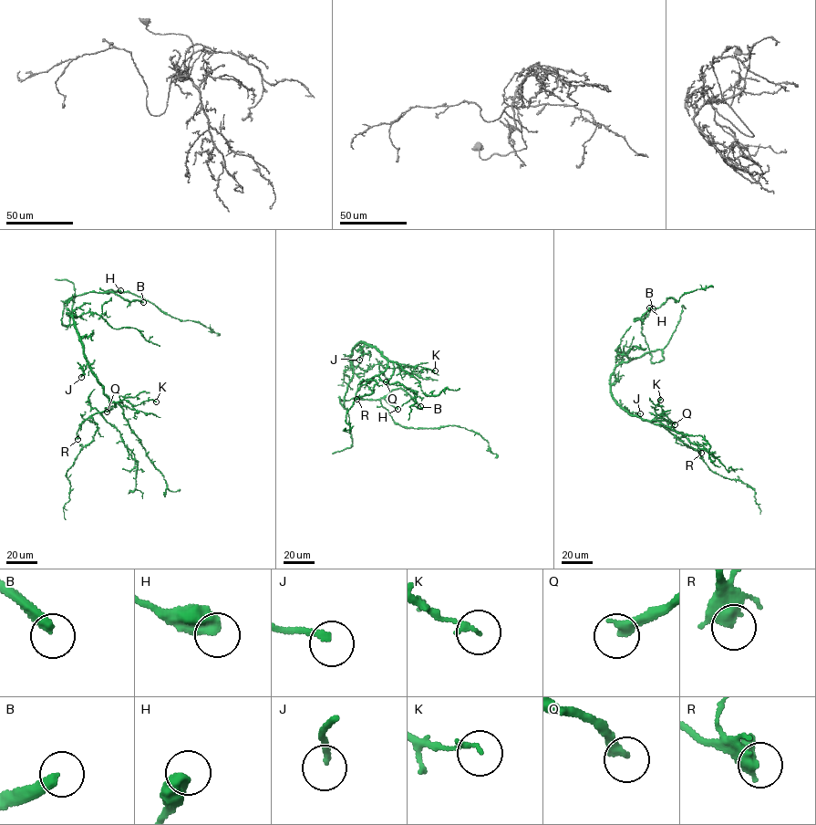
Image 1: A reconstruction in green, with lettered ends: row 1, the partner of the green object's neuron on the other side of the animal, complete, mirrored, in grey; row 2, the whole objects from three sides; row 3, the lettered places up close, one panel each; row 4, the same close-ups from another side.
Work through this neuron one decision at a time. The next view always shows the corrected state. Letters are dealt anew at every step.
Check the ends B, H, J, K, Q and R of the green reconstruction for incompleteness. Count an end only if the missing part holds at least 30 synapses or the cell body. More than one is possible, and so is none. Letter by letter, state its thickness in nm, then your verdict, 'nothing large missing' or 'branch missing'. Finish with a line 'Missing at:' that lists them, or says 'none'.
B: 360 nm | branch missing
H: 600 nm | nothing large missing
J: 190 nm | nothing large missing
K: 120 nm | nothing large missing
Q: 320 nm | branch missing
R: 360 nm | nothing large missing
Missing at: B, Q

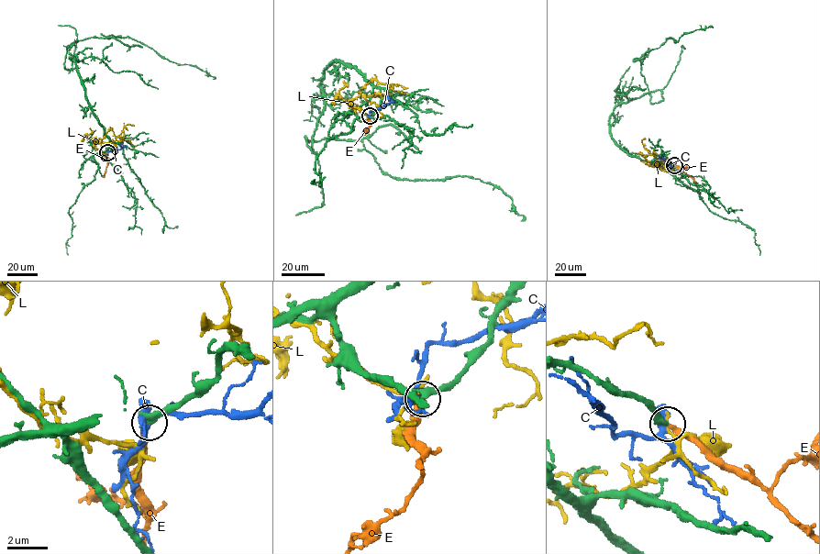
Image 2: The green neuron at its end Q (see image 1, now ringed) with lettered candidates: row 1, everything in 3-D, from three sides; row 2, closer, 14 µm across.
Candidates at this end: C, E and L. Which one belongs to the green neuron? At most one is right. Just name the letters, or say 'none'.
E

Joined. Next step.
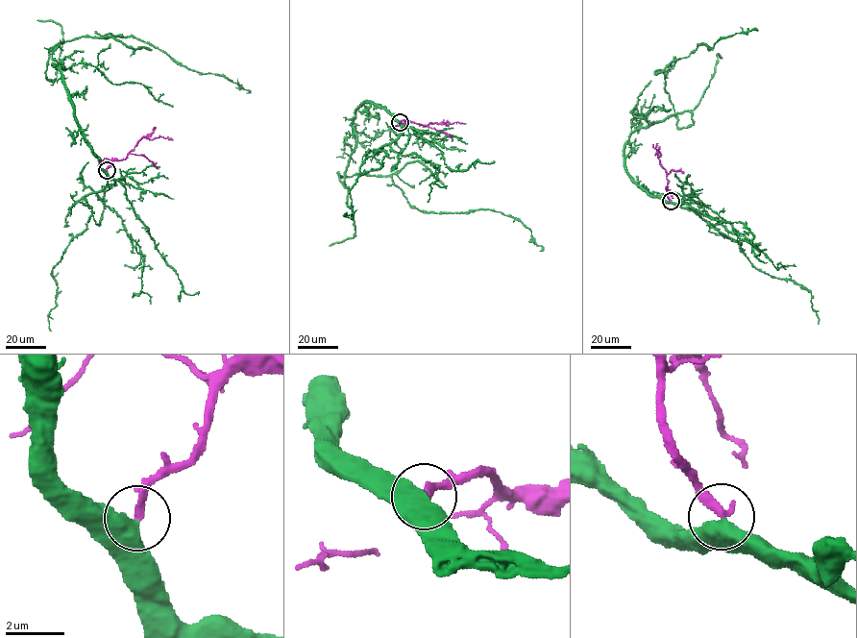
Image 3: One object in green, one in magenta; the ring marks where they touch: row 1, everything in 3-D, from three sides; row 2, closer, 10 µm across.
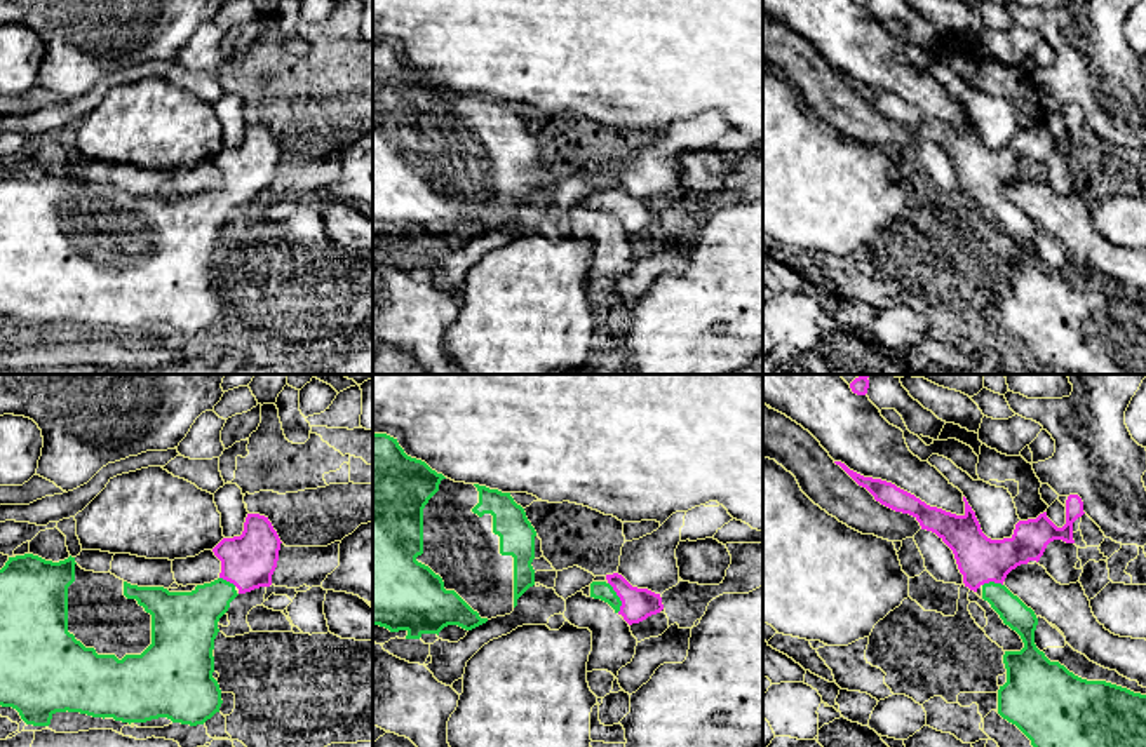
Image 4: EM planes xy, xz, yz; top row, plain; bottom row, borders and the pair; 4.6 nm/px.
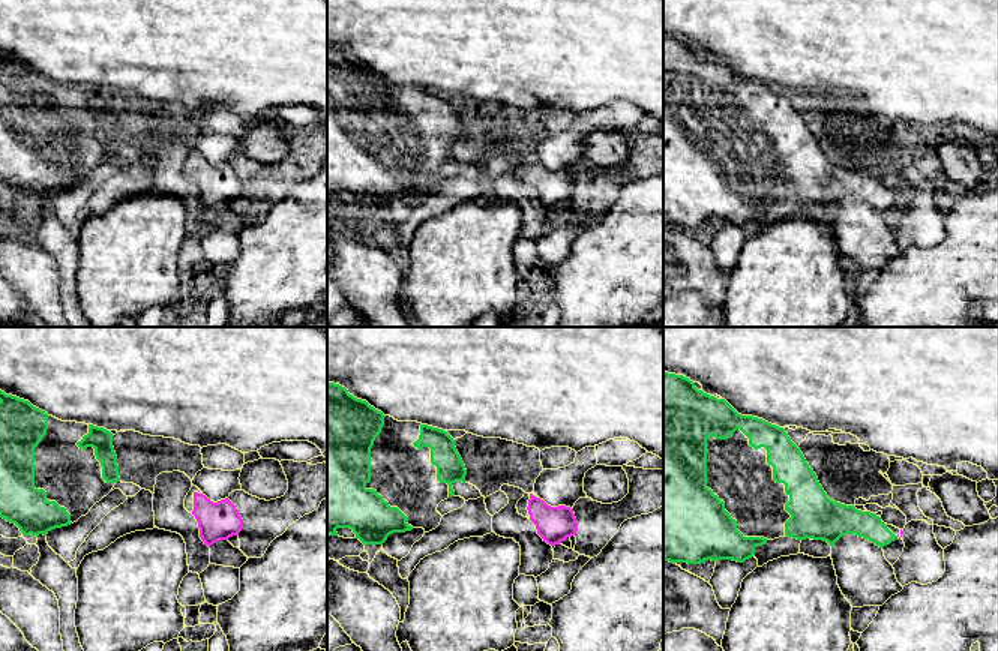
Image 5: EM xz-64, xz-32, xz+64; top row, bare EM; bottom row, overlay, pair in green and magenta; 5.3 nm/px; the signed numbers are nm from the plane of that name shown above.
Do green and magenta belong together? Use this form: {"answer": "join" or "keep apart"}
{"answer": "join"}

